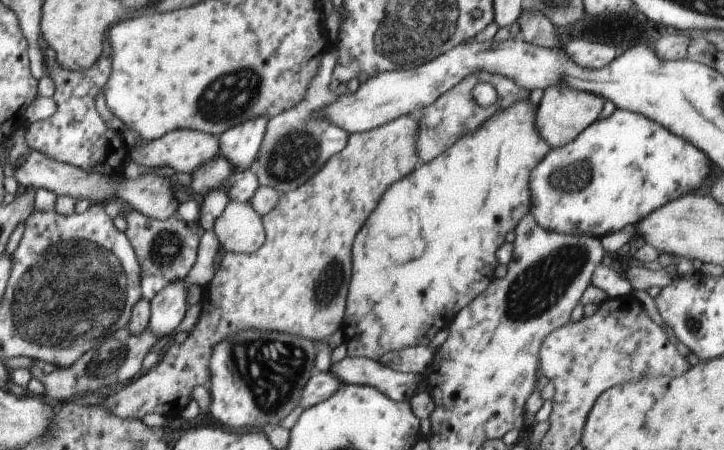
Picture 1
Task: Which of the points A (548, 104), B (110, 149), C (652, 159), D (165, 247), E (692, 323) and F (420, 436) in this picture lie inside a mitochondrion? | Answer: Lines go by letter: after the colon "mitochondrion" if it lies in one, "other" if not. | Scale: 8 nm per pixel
A: other
B: other
C: other
D: mitochondrion
E: mitochondrion
F: other

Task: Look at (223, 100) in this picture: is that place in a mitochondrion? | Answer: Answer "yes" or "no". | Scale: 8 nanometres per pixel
yes

